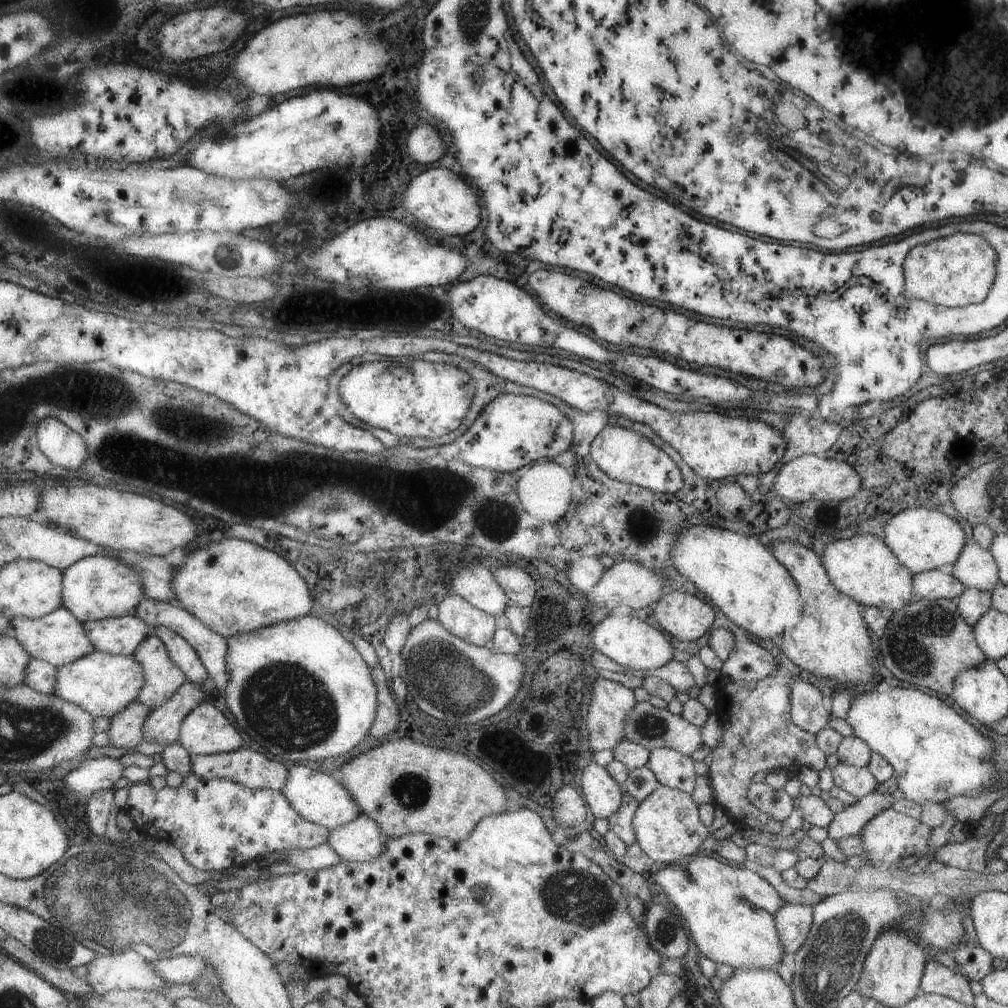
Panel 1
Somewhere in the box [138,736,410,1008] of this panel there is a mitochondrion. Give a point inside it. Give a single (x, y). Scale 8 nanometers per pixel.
(176, 915)

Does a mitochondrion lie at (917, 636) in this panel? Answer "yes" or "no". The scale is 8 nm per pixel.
yes

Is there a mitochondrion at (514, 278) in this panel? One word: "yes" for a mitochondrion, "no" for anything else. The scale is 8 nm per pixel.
no

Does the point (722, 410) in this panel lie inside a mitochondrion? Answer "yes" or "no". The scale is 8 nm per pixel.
no

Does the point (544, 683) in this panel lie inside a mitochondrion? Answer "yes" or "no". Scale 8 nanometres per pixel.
no

